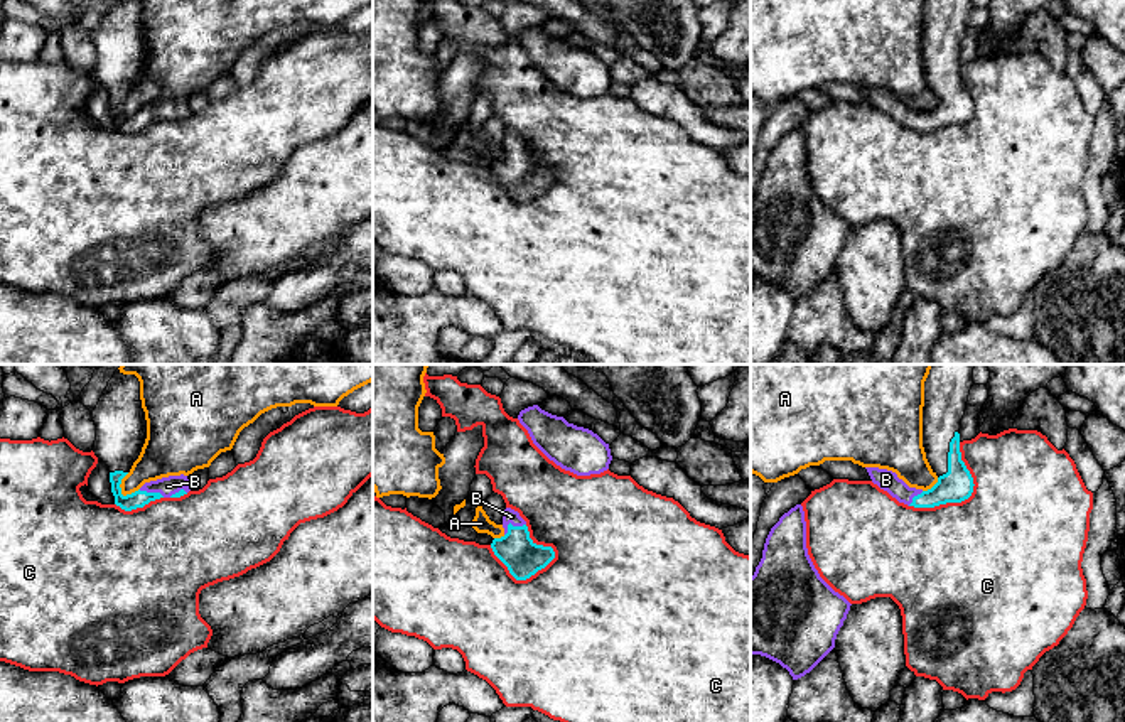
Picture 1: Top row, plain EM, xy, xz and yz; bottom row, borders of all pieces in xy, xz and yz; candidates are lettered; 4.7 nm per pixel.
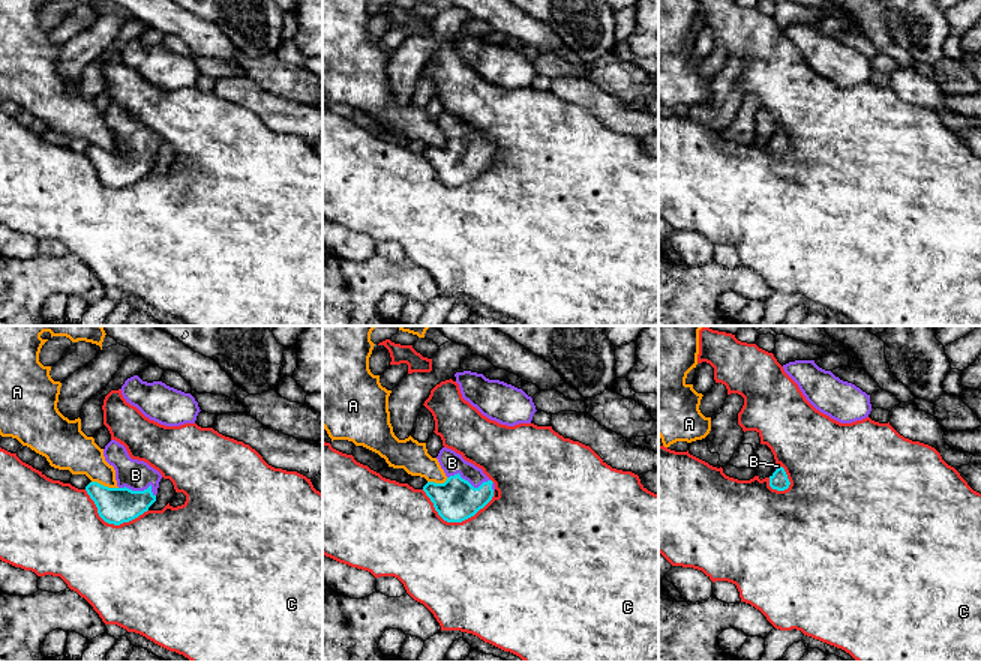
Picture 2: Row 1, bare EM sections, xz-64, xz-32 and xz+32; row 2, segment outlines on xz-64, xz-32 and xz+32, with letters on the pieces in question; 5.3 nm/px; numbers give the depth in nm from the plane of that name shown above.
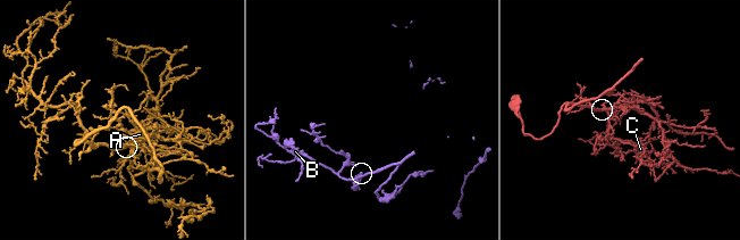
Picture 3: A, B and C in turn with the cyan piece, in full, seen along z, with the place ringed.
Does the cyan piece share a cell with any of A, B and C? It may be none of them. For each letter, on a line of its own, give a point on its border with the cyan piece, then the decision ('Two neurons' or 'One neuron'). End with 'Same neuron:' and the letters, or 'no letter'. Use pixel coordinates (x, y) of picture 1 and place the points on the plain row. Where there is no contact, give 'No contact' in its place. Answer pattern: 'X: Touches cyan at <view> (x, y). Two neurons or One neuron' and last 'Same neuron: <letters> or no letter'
A: Touches cyan at xy (120, 105). Two neurons
B: Touches cyan at xz (510, 145). One neuron
C: Touches cyan at xz (520, 201). Two neurons
Same neuron: B

